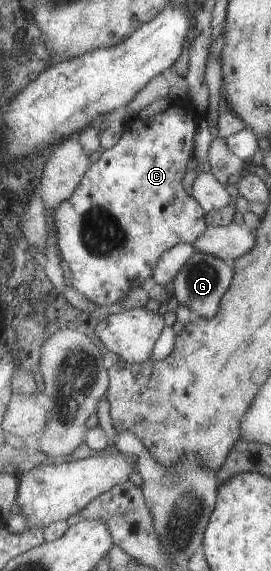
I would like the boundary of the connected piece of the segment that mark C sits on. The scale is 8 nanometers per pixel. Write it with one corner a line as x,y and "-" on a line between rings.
173,102
165,111
157,115
152,115
145,119
138,117
125,121
124,129
118,142
113,147
103,150
100,158
84,175
74,196
62,202
57,208
54,215
54,222
57,227
57,244
61,258
67,262
73,274
70,284
96,305
108,305
109,307
117,308
117,303
125,299
125,296
129,295
129,292
133,291
134,287
141,287
150,276
153,278
158,261
166,251
169,251
178,243
190,243
193,245
194,241
198,239
200,235
204,234
208,226
206,209
202,208
202,205
194,196
190,196
190,194
184,190
184,184
182,184
182,180
184,180
184,176
186,176
186,168
188,168
188,164
190,164
190,160
194,158
194,152
196,152
196,150
194,150
194,148
196,148
196,130
198,130
196,118
188,112
188,108
186,108
184,104
174,104

